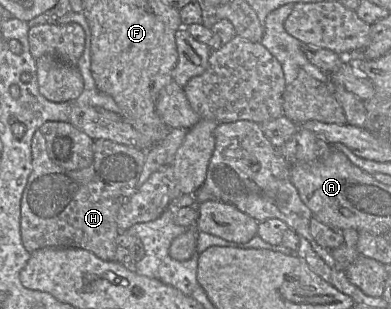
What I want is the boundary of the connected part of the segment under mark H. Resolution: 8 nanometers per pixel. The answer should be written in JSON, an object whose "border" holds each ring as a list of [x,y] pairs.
{"border":[[[37,130],[32,139],[32,172],[21,201],[21,240],[29,253],[42,248],[81,248],[94,253],[102,260],[113,260],[115,238],[120,234],[117,216],[121,205],[139,189],[146,154],[134,147],[110,140],[92,142],[93,162],[81,170],[66,170],[49,158],[43,134]]]}

